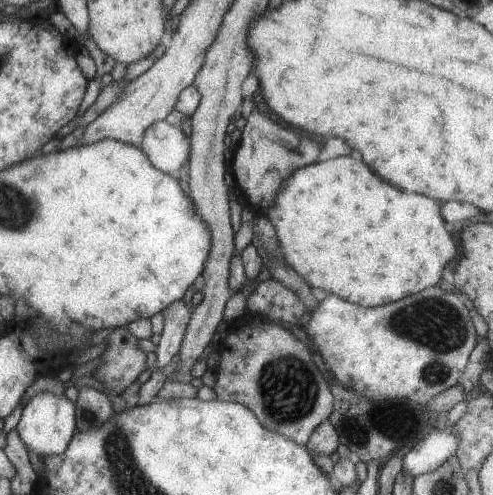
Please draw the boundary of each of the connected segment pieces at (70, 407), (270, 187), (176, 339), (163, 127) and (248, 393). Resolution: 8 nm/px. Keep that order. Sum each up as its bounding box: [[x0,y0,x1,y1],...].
[[15,391,76,458],[229,112,319,218],[153,299,190,369],[139,120,190,174],[212,323,334,446]]

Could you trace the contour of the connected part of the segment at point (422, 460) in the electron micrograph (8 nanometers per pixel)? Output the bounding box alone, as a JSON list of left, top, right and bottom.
[401,425,459,476]

